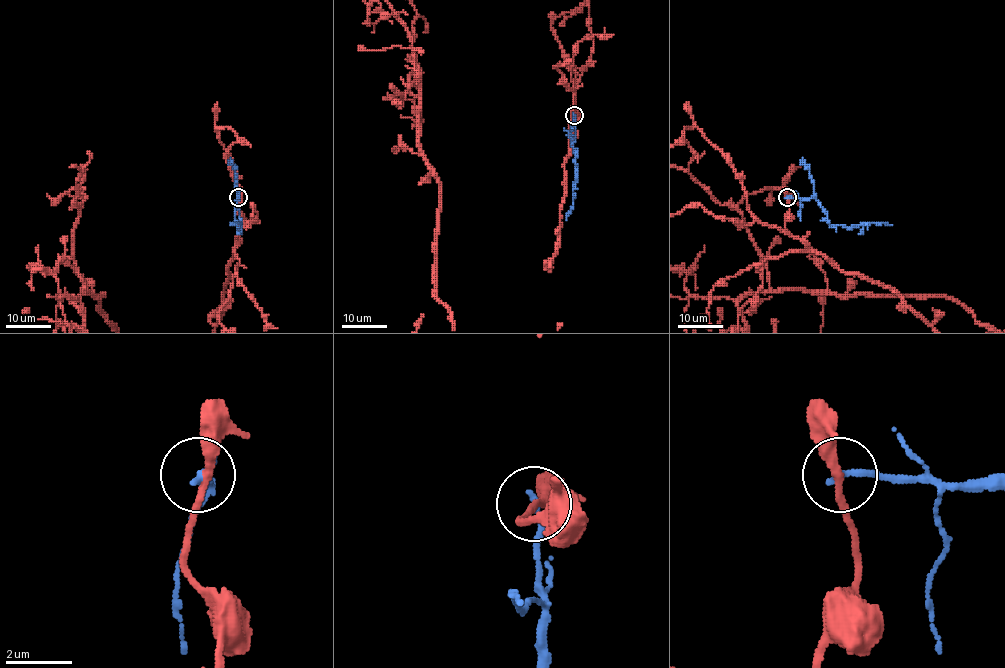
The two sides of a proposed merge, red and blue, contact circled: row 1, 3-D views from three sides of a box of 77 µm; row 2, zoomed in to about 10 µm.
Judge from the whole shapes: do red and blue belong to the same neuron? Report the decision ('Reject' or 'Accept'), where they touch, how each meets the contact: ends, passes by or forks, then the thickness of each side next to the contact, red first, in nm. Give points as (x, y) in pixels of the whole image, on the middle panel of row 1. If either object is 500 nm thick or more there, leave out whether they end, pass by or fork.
Reject. Place: (574, 115). At the ring red passes by. At the ring blue ends. Thickness 280 nm (red) against 220 nm

